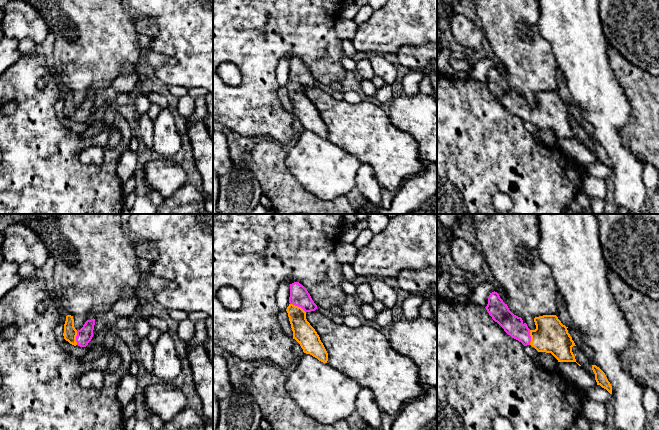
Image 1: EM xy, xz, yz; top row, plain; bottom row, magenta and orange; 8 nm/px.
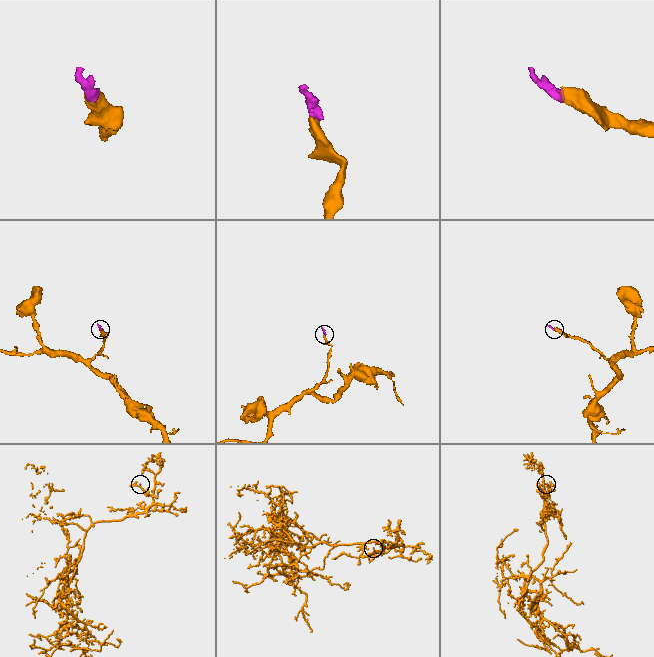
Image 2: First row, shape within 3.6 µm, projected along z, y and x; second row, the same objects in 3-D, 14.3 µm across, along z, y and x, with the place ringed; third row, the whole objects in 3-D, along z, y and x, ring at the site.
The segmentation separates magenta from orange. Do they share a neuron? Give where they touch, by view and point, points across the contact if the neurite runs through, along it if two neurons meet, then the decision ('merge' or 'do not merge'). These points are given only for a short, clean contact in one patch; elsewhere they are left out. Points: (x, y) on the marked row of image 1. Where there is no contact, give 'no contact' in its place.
meets magenta in xz at (298, 306); runs through xz (299, 296), (298, 306), (298, 322), (303, 332); merge

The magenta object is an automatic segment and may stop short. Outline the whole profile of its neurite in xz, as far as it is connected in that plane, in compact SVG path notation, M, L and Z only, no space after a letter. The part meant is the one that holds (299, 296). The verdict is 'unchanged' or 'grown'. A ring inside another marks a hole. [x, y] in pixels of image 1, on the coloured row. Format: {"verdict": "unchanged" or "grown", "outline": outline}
{"verdict": "grown", "outline": "M299 282L290 284L289 303L286 311L293 331L293 339L300 344L304 353L327 363L328 353L319 335L306 319L306 313L315 311L317 305L307 289Z"}

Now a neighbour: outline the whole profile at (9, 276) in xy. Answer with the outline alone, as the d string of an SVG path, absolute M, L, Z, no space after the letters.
M3 261L0 264L0 301L23 280L18 268L19 265L14 262Z

